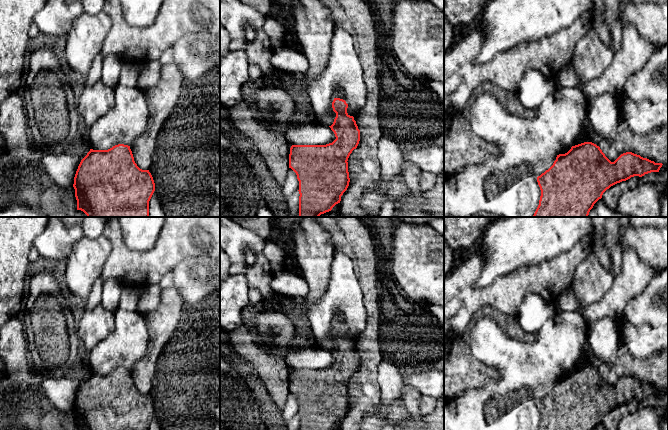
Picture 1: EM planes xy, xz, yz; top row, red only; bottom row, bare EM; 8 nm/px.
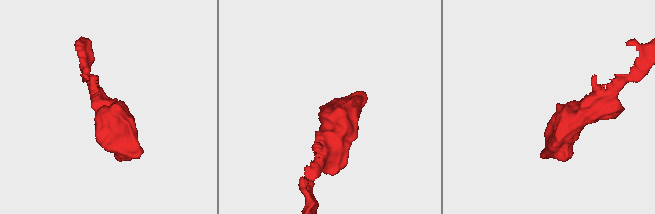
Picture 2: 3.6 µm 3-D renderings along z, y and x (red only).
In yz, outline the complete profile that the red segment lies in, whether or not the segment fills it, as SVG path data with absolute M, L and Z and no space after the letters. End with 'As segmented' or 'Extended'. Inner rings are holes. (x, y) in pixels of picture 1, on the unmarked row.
M584 366L572 370L565 378L557 379L553 389L537 401L541 414L538 430L594 430L611 410L634 400L659 396L662 389L632 376L623 377L611 386L599 370Z. As segmented

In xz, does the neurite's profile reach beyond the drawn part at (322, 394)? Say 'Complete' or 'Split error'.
Complete

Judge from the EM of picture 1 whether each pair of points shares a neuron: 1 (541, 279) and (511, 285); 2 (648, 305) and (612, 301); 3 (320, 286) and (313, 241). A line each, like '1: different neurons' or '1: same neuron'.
1: same neuron
2: different neurons
3: same neuron

